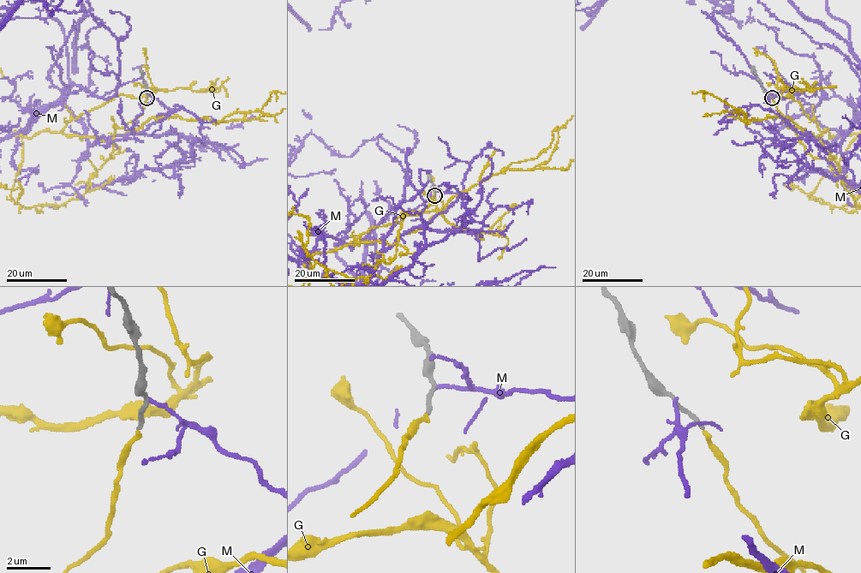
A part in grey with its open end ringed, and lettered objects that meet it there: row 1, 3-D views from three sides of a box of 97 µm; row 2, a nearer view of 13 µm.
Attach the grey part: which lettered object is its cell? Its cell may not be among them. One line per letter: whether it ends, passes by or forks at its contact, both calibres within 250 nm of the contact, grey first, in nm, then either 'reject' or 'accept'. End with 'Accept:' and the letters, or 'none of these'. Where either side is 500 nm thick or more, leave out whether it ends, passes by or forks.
G: it ends there; 180 nm thick on the grey side, 190 nm on the other; accept
M: it ends there; 200 nm thick on the grey side, 150 nm on the other; reject
Accept: G

